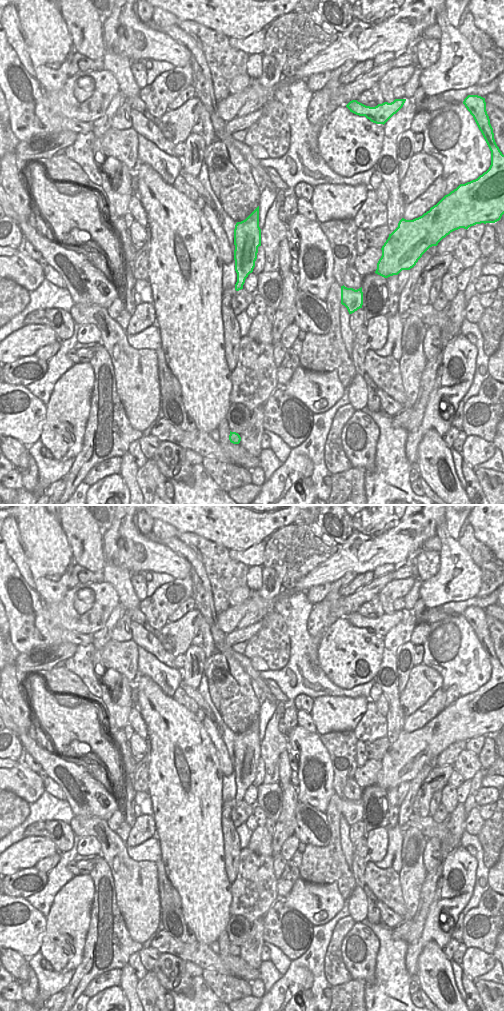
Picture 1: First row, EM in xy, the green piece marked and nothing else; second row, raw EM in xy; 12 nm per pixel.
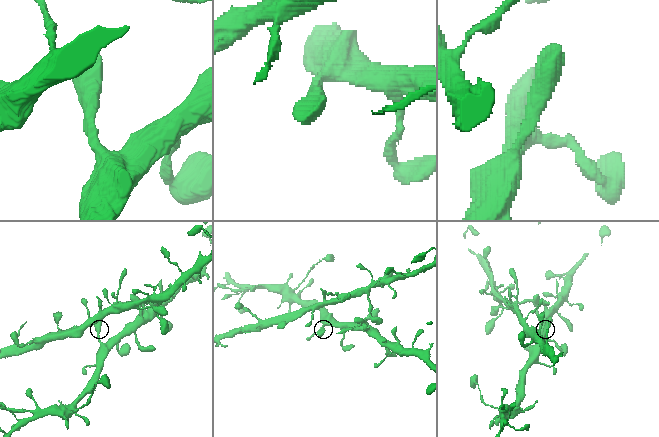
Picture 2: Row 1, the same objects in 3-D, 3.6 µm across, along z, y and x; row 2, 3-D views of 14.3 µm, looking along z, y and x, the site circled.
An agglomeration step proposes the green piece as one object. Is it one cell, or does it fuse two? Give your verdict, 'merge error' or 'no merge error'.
no merge error

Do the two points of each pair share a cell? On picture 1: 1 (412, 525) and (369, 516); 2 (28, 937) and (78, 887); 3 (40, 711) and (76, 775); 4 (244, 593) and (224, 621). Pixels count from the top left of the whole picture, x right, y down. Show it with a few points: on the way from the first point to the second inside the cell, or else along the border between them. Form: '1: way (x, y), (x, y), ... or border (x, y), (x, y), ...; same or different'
1: border (399, 521), (395, 526), (378, 535); different
2: border (46, 917), (46, 930), (41, 943); different
3: border (53, 750), (57, 754); different
4: border (252, 591), (245, 600), (230, 606); different

